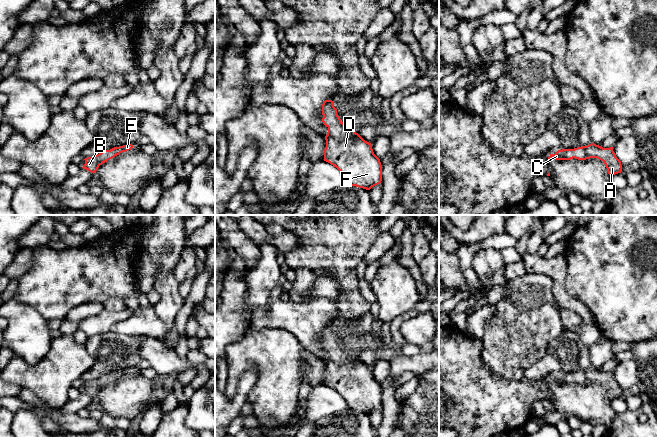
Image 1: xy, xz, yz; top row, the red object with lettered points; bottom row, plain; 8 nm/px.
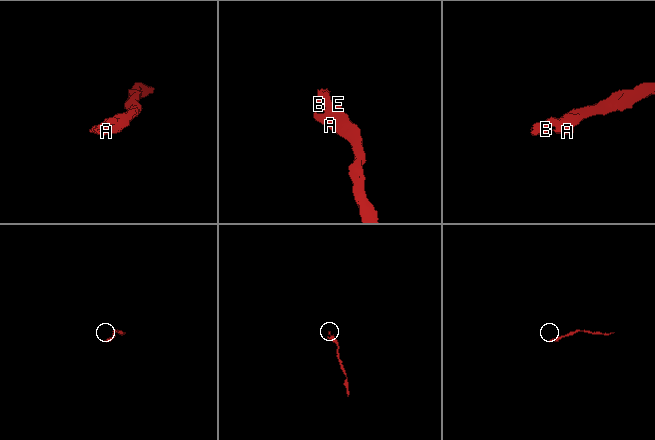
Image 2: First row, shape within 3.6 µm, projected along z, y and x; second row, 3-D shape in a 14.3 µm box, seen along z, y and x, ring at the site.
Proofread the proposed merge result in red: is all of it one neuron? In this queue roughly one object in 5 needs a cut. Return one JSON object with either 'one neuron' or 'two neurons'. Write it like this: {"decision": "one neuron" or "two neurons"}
{"decision": "one neuron"}

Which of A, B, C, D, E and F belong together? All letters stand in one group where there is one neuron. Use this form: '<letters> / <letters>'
A B C D E F

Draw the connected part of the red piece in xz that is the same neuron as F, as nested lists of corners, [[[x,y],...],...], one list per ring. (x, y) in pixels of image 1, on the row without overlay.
[[[323,325],[322,339],[322,346],[328,352],[324,385],[336,391],[351,410],[370,414],[380,408],[382,389],[371,367],[341,345],[334,325]]]

